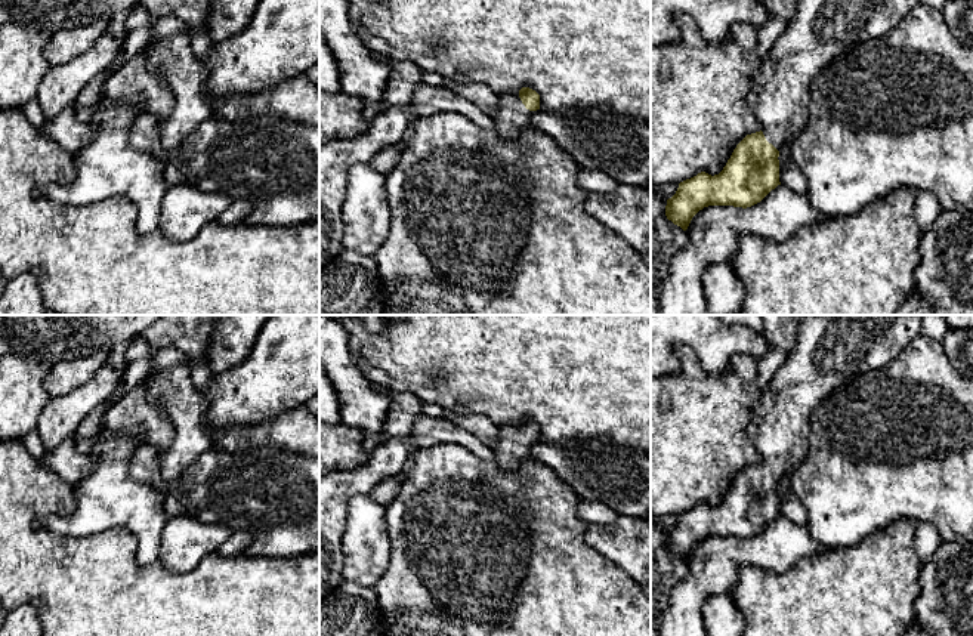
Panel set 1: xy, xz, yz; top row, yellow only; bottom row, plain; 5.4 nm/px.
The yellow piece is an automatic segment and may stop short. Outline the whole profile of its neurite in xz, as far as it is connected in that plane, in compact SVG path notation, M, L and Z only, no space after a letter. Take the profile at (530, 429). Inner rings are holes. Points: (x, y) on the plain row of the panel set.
M522 419L518 424L500 426L492 448L495 464L506 472L518 470L525 460L531 459L537 441L540 441L540 426L529 419Z

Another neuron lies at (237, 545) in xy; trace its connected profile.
M232 531L231 537L216 550L219 556L235 558L247 553L251 537L245 531Z

